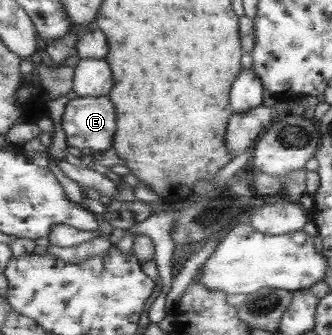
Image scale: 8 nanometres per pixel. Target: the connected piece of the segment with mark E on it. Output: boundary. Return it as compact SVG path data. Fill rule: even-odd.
M86 96L71 99L63 119L63 128L67 132L69 146L79 148L86 154L97 154L103 150L111 150L115 144L115 136L119 130L117 124L117 106L106 97Z

